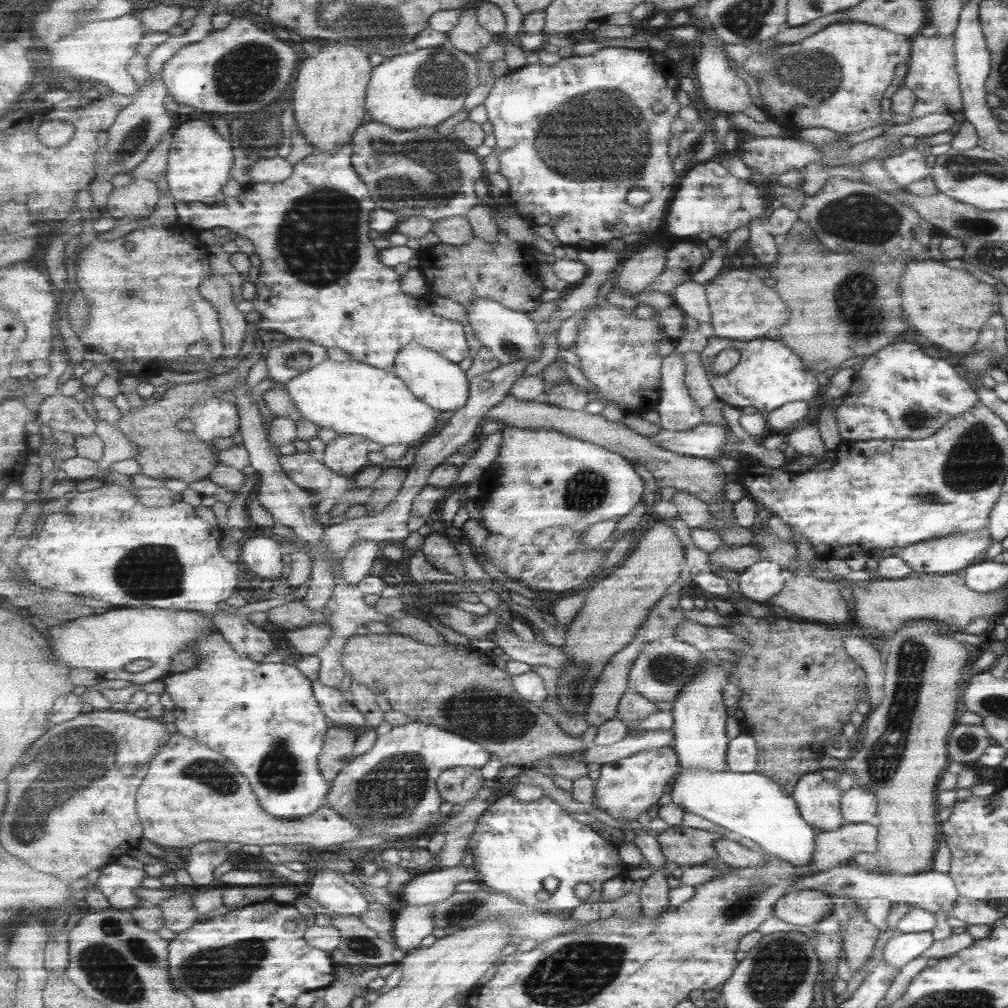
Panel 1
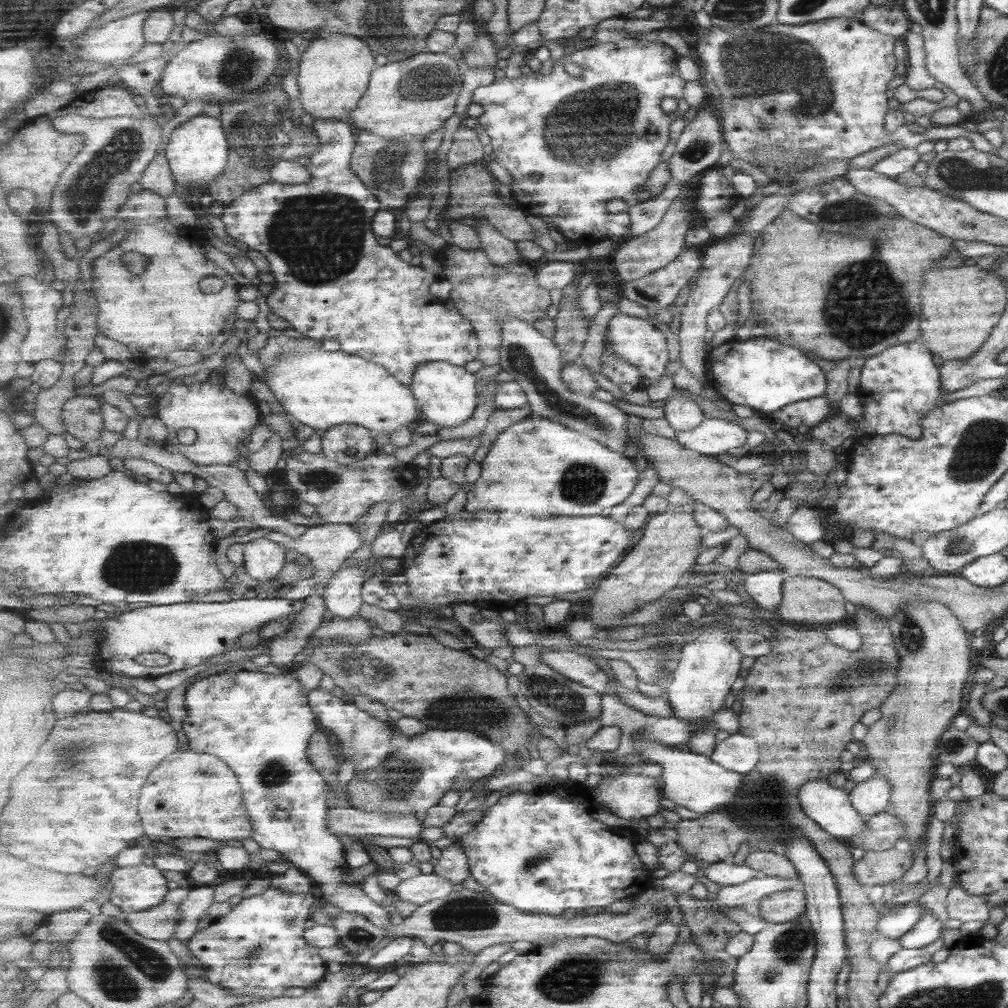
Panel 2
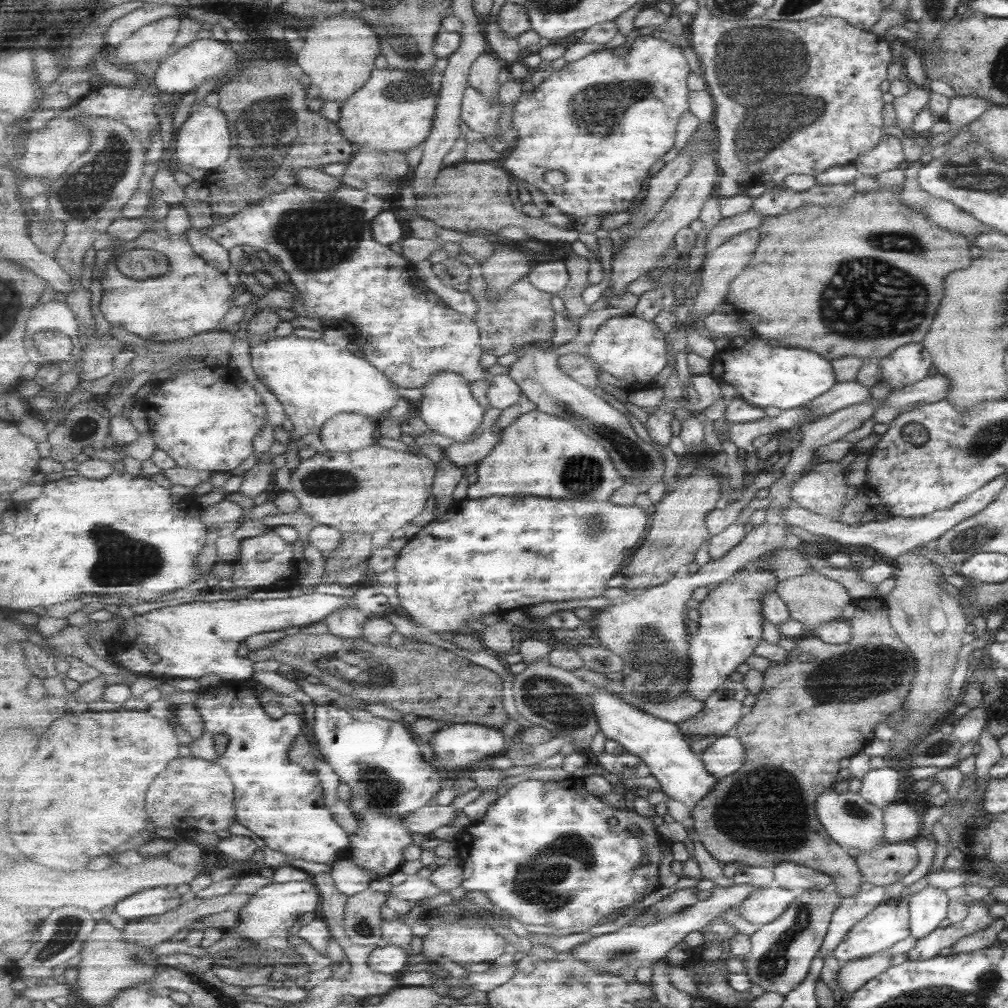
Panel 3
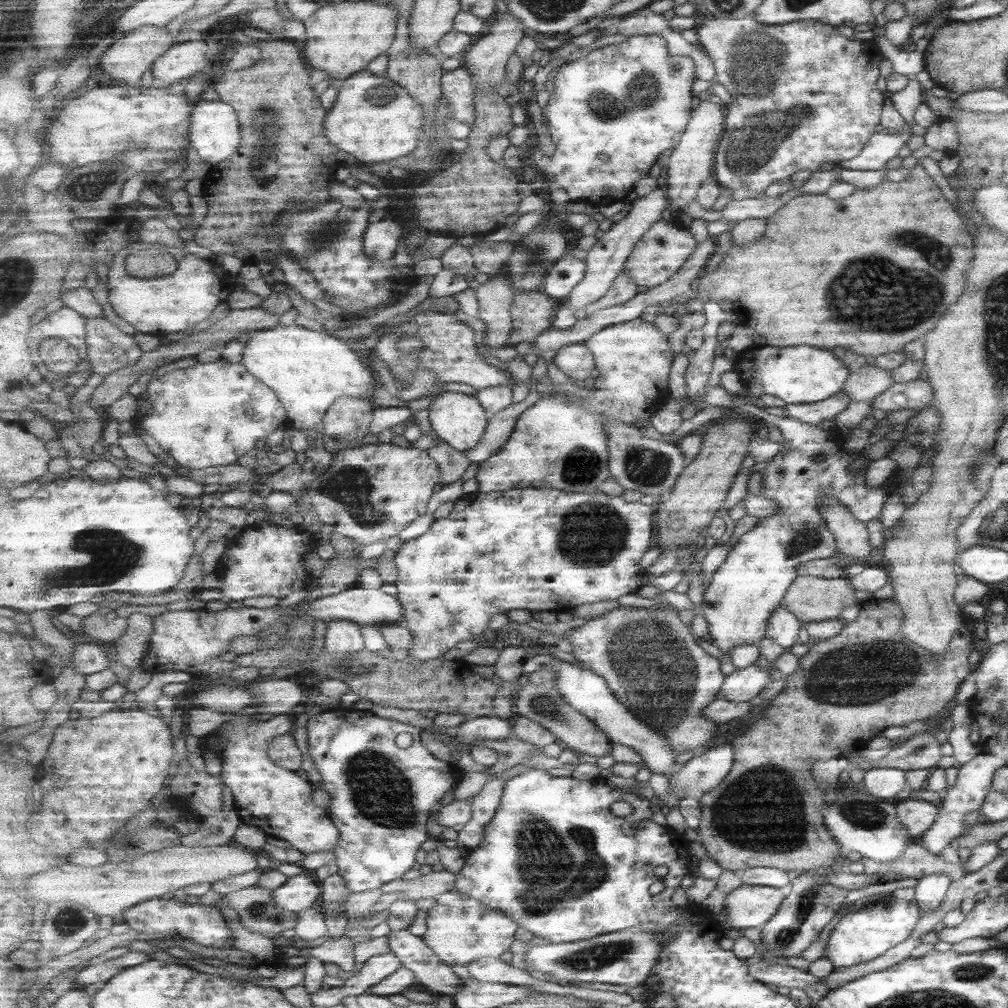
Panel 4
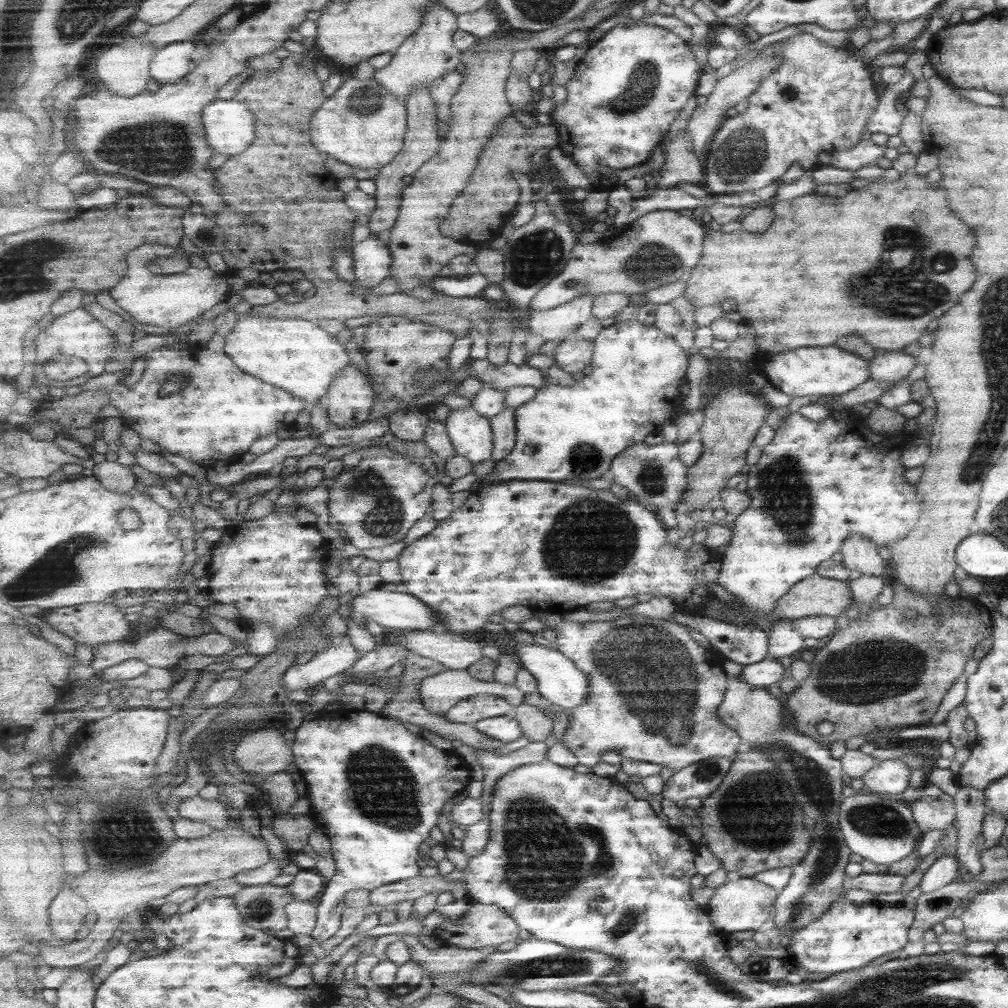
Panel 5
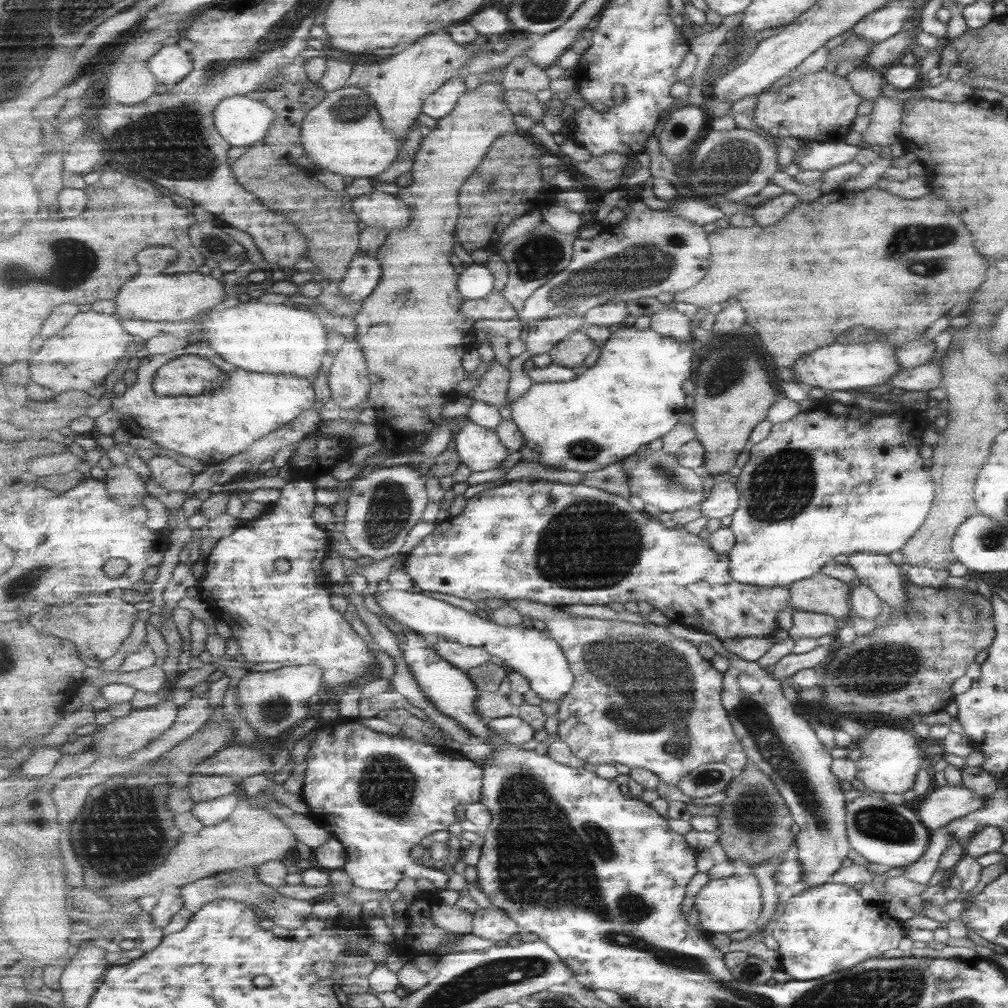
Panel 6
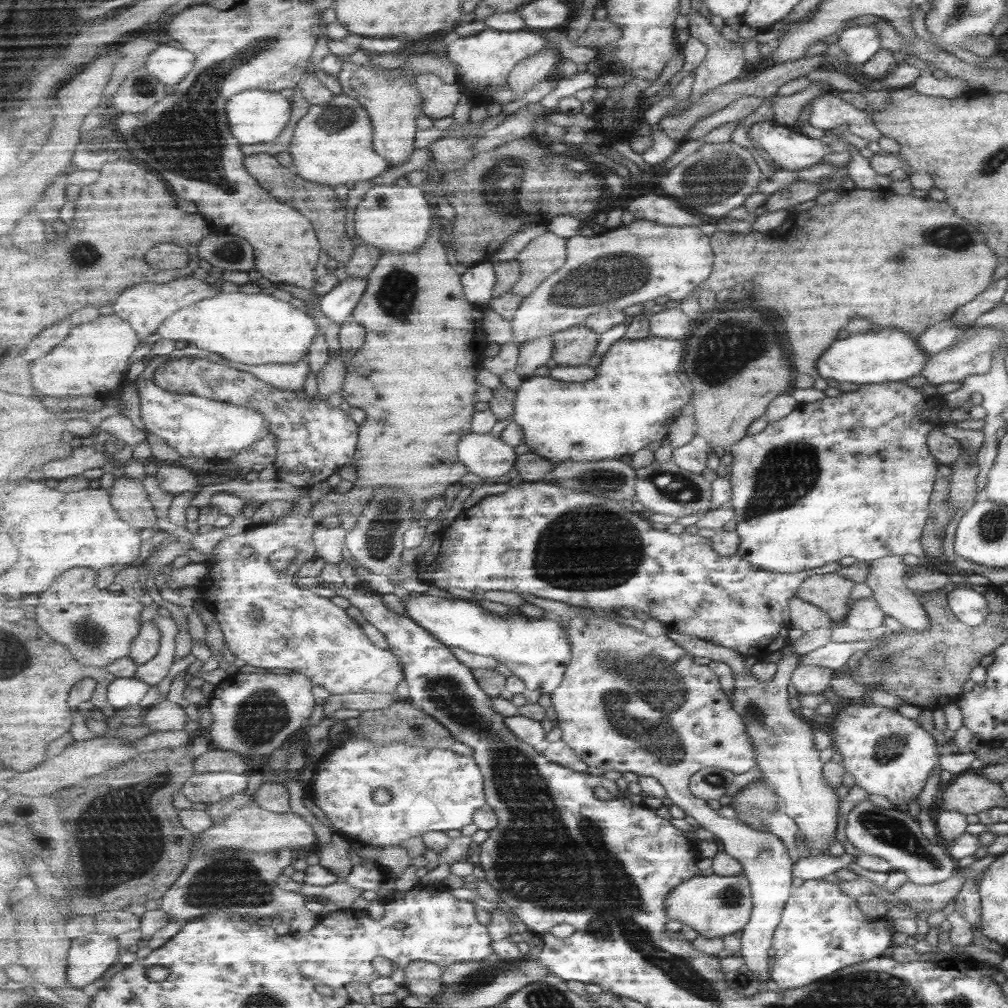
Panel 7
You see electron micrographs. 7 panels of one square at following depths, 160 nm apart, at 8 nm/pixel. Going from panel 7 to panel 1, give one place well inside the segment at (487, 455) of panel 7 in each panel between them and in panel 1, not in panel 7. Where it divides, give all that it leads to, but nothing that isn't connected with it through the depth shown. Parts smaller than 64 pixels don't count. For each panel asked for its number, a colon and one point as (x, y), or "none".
1: (440, 382)
2: (447, 394)
3: (448, 406)
4: (460, 420)
5: (472, 435)
6: (480, 449)

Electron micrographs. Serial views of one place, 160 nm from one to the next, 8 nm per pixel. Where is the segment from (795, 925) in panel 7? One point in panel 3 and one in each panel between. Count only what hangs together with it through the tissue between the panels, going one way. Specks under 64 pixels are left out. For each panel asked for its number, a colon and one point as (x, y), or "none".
3: (880, 929)
4: (860, 937)
5: (848, 936)
6: (827, 928)

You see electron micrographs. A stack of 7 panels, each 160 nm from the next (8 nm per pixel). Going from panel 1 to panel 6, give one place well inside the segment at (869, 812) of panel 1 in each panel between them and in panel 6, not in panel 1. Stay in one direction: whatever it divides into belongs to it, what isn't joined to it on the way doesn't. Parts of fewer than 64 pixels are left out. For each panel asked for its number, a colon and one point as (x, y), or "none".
2: (870, 797)
3: (879, 786)
4: (881, 782)
5: (887, 777)
6: (890, 758)

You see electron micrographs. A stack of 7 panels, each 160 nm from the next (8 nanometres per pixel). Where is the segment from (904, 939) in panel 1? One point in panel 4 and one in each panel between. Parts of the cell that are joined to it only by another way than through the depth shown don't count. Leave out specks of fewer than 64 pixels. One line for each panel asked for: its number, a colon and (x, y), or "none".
2: (927, 929)
3: (928, 906)
4: (928, 890)

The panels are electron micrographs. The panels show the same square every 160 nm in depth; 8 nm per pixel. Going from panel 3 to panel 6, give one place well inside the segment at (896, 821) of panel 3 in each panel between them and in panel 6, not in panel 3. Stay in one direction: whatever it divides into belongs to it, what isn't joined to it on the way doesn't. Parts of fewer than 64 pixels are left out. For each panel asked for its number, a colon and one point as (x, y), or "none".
4: (916, 816)
5: (931, 813)
6: (939, 807)

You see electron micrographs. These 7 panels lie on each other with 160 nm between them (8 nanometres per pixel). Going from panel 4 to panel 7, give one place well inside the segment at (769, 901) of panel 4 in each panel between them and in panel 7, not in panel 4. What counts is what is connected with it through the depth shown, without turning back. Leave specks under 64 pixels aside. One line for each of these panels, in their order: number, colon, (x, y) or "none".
5: (740, 905)
6: (726, 905)
7: (715, 906)

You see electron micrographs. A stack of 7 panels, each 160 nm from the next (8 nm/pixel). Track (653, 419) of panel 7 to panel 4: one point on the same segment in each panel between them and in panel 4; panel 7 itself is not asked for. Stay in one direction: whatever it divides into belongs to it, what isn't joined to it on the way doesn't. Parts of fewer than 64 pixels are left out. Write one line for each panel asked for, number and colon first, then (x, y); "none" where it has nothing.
4: (558, 444)
5: (632, 391)
6: (633, 394)

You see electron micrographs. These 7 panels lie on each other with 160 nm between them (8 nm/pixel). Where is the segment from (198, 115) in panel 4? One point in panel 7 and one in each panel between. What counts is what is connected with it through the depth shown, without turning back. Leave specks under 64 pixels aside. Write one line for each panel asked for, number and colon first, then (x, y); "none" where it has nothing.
5: (230, 126)
6: (244, 121)
7: (257, 116)

